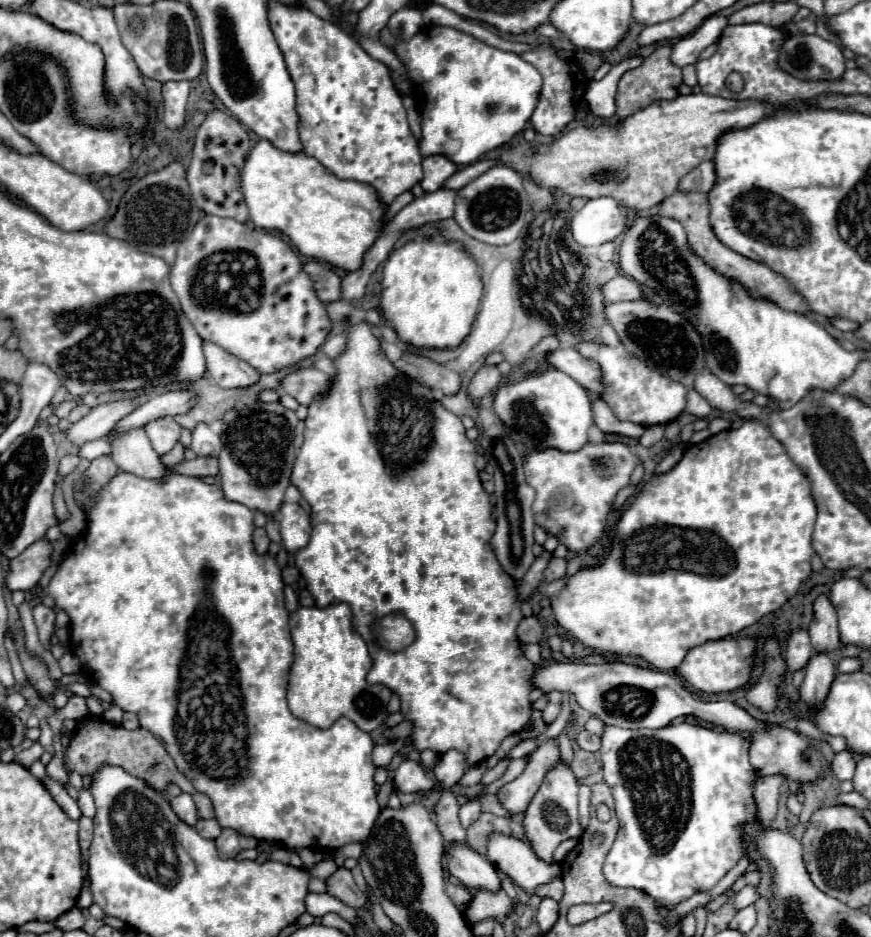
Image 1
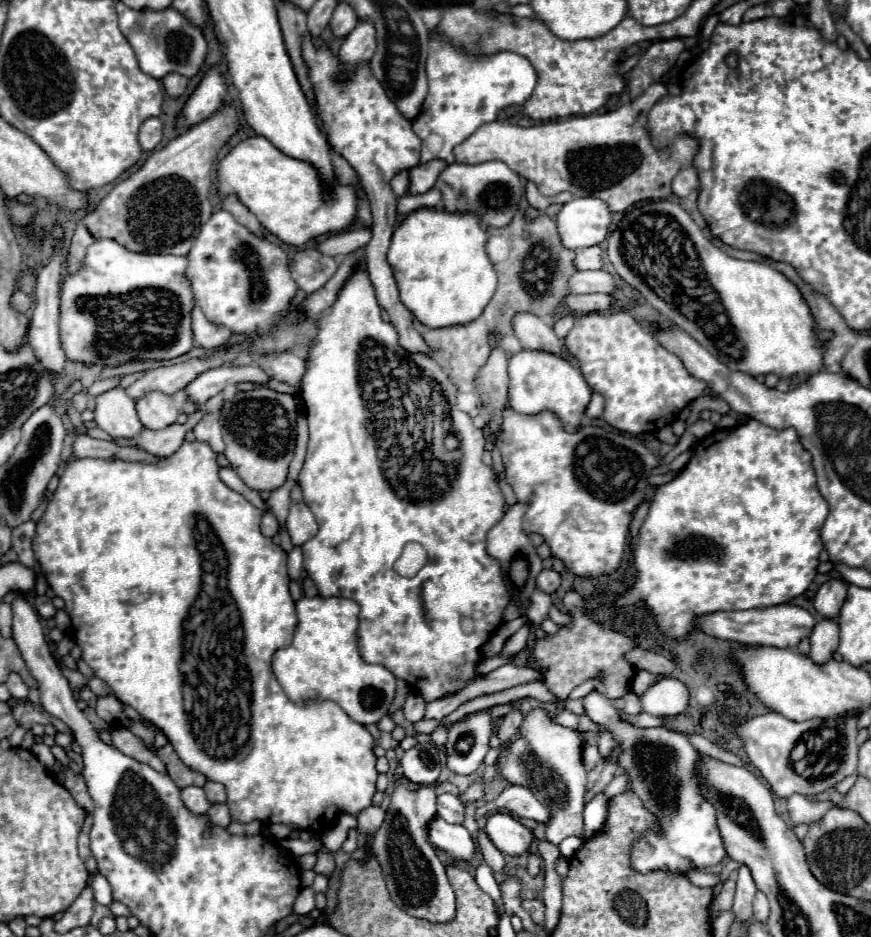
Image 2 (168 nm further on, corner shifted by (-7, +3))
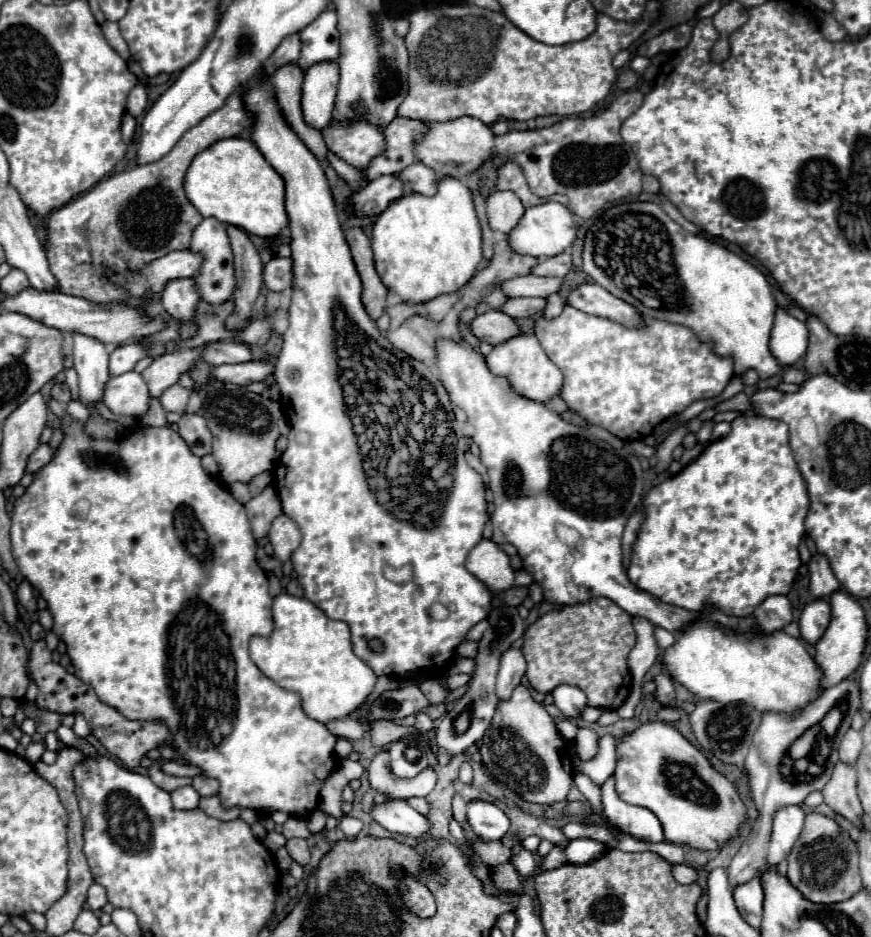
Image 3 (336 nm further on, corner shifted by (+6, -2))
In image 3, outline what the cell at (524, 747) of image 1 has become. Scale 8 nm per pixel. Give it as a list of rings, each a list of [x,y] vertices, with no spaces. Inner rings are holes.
[[[509,648],[501,658],[501,668],[497,674],[497,696],[499,700],[509,698],[511,690],[523,680],[527,662],[521,648]]]

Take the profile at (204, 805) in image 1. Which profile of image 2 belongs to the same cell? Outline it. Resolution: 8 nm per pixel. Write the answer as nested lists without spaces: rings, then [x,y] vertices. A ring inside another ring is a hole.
[[[206,781],[204,791],[206,791],[206,797],[208,797],[210,803],[224,803],[224,801],[226,801],[226,789],[224,789],[224,785],[220,785],[220,783]]]

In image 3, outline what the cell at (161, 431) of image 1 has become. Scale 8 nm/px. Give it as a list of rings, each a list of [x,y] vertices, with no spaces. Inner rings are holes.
[[[131,370],[119,376],[111,376],[103,390],[103,404],[111,412],[125,416],[141,416],[147,412],[149,390],[141,374]]]

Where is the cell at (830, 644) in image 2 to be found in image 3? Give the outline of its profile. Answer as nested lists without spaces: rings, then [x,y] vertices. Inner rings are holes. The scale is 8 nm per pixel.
[[[817,598],[813,602],[809,602],[799,618],[799,628],[801,628],[801,636],[809,642],[815,644],[821,636],[823,630],[827,628],[827,622],[831,620],[831,606],[827,598]]]

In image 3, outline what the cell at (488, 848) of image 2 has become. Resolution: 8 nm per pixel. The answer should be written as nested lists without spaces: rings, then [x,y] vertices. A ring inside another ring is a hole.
[[[455,794],[453,796],[453,816],[457,818],[457,822],[465,822],[465,814],[467,814],[467,802]]]

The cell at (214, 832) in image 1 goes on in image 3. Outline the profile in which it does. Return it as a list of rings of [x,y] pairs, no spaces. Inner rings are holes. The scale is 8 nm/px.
[[[217,794],[207,796],[207,798],[201,798],[199,808],[201,808],[205,814],[209,814],[209,816],[213,816],[213,818],[219,818],[219,820],[235,820],[235,818],[239,818],[239,814],[241,814],[241,808],[239,808],[239,806],[225,808],[225,806],[221,804],[221,800],[219,800]]]

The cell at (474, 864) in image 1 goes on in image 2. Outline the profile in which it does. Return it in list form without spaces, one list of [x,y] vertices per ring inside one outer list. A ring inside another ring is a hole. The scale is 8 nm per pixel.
[[[436,817],[432,821],[432,845],[446,851],[450,857],[454,857],[460,863],[470,863],[474,857],[478,857],[478,845],[462,825],[450,825],[444,819]]]

